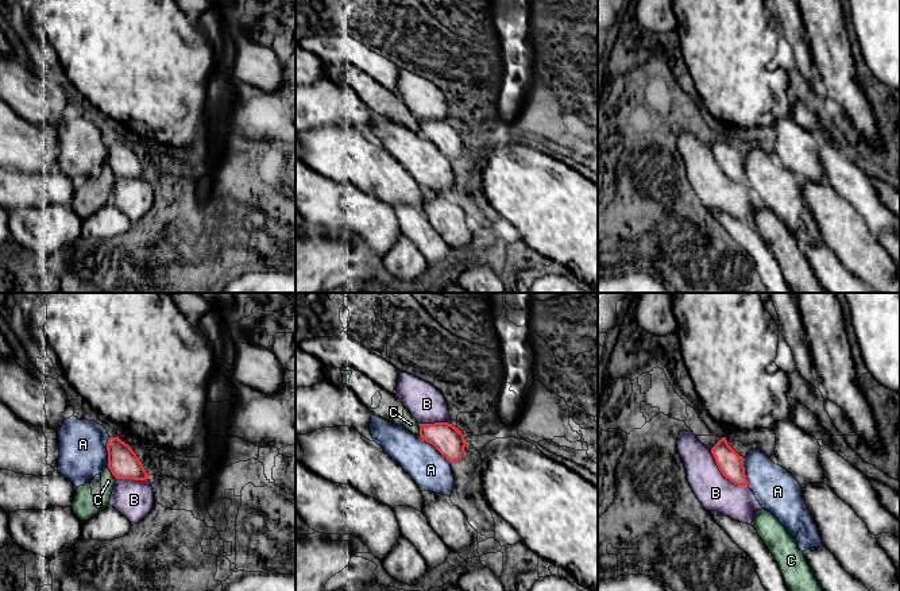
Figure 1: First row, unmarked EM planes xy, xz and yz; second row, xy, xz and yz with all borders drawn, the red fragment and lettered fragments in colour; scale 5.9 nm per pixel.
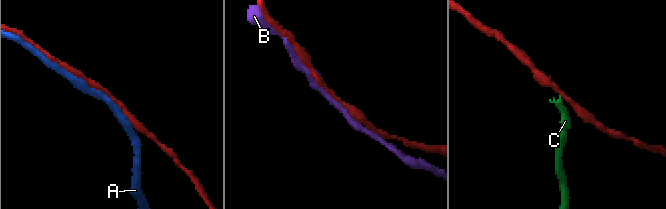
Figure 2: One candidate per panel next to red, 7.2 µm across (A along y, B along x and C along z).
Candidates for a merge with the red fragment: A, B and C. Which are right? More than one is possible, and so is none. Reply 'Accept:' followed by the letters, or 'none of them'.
Accept: none of them

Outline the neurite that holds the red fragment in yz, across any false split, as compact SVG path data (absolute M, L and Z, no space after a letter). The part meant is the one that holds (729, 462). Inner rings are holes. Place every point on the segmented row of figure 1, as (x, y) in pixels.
M722 437L712 448L711 453L722 475L737 486L748 486L743 457L739 456Z

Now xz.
M448 422L418 425L420 437L432 444L449 463L461 457L467 440L459 428Z

